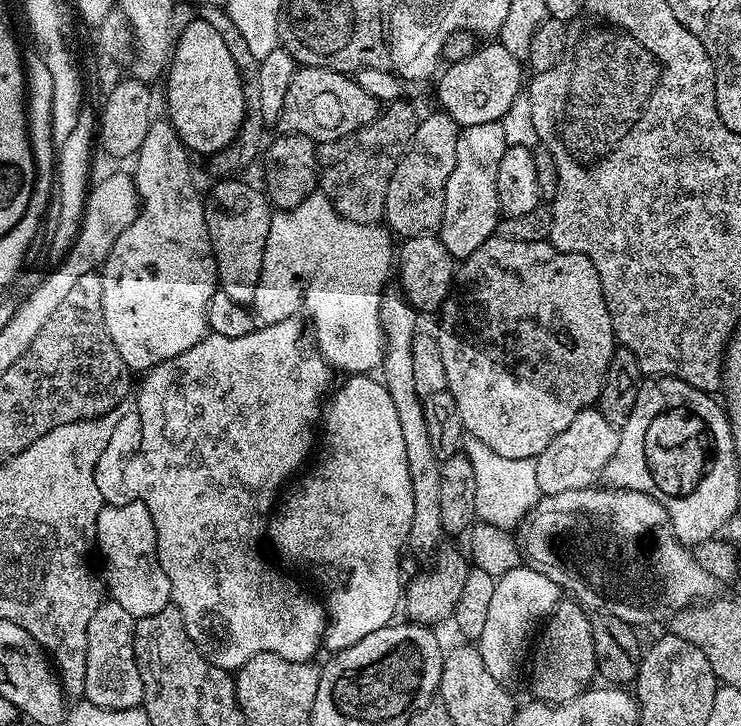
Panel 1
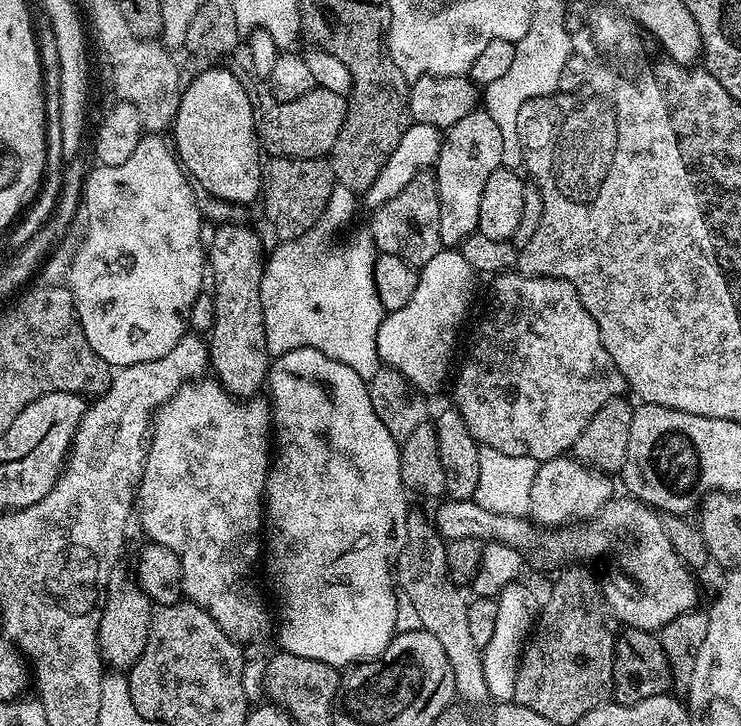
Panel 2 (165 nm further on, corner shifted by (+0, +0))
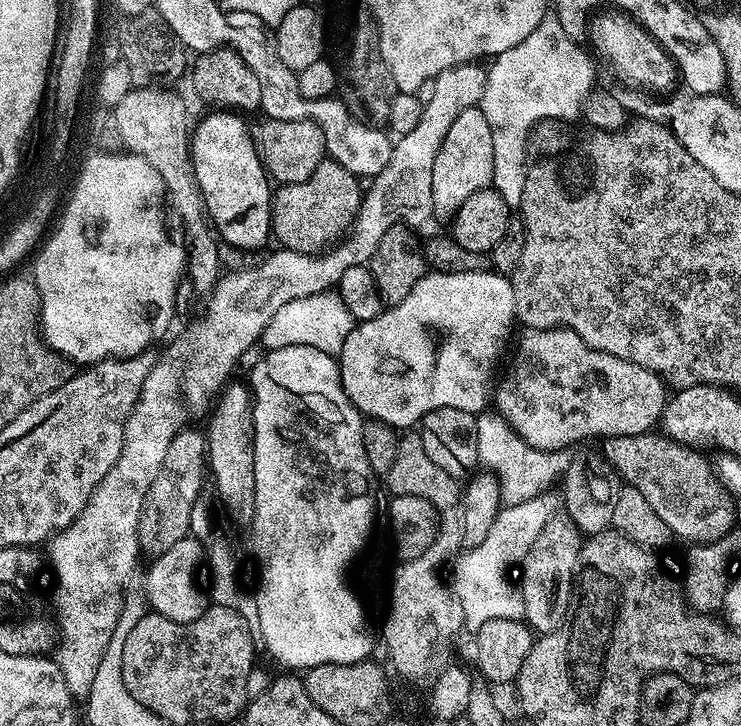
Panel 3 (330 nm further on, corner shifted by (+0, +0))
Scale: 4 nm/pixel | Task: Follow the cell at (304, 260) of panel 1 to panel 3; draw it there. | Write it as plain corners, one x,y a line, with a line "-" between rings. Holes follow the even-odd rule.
329,290
286,302
286,306
282,306
282,310
270,318
259,343
265,344
263,347
268,350
286,346
314,346
326,354
336,356
342,350
342,342
346,342
346,334
350,334
353,326
352,315
350,310
346,310
339,291

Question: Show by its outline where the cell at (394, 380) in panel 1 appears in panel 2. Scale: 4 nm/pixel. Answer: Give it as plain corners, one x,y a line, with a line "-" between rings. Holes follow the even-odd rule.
416,510
409,511
408,514
406,542
396,558
394,580
403,599
405,596
412,603
412,608
420,619
419,627
434,634
442,650
446,650
446,658
450,658
450,670
454,674
457,697
465,705
489,703
486,674
482,674
482,649
474,646
466,619
469,597
464,597
460,593
463,592
461,585
455,584
448,577
444,537
437,532
435,523
429,517
427,520

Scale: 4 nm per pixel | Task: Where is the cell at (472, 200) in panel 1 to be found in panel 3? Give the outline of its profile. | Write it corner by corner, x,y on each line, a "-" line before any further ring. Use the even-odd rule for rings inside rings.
478,106
462,110
454,126
450,128
450,134
446,134
438,150
438,158
434,158
433,217
437,221
451,221
458,214
462,202
470,198
470,194
491,185
493,174
494,137
490,134
490,122
486,122
486,114
482,114

